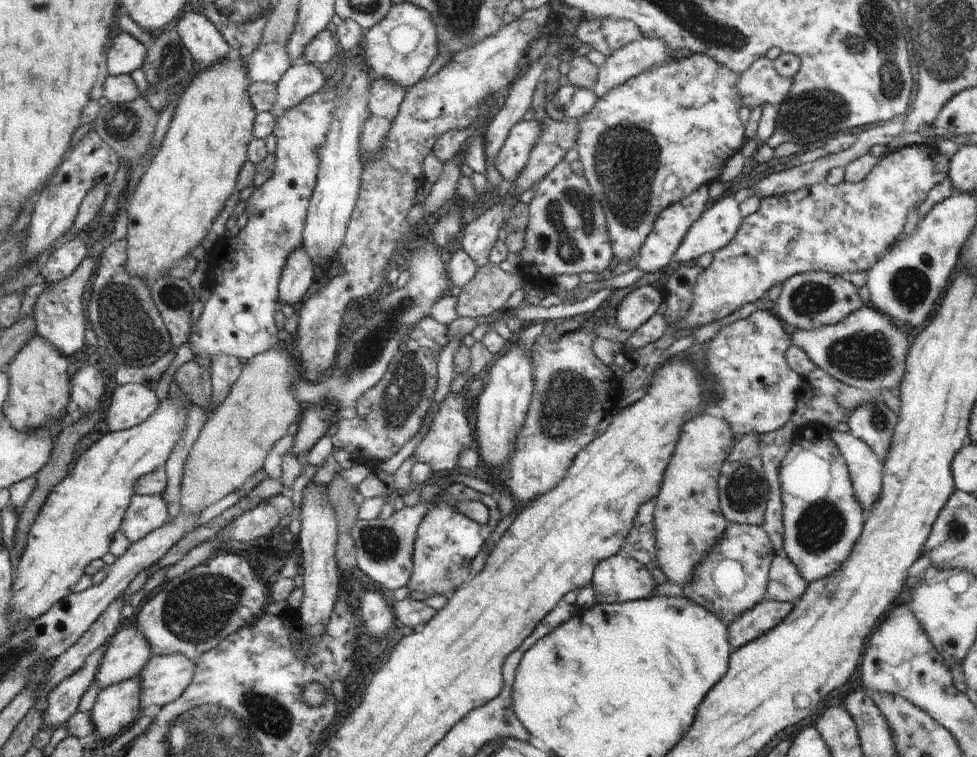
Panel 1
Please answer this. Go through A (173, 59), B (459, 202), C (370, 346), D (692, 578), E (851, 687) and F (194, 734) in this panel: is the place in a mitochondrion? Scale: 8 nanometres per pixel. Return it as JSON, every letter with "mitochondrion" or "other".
{"A":"mitochondrion","B":"other","C":"mitochondrion","D":"other","E":"other","F":"mitochondrion"}

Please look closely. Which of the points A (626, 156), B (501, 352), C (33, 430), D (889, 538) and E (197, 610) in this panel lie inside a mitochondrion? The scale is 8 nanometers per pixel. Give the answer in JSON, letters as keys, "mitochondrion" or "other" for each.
{"A":"mitochondrion","B":"other","C":"other","D":"other","E":"mitochondrion"}

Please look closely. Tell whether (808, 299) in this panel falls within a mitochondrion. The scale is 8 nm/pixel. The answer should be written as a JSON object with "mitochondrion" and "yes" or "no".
{"mitochondrion":"yes"}

